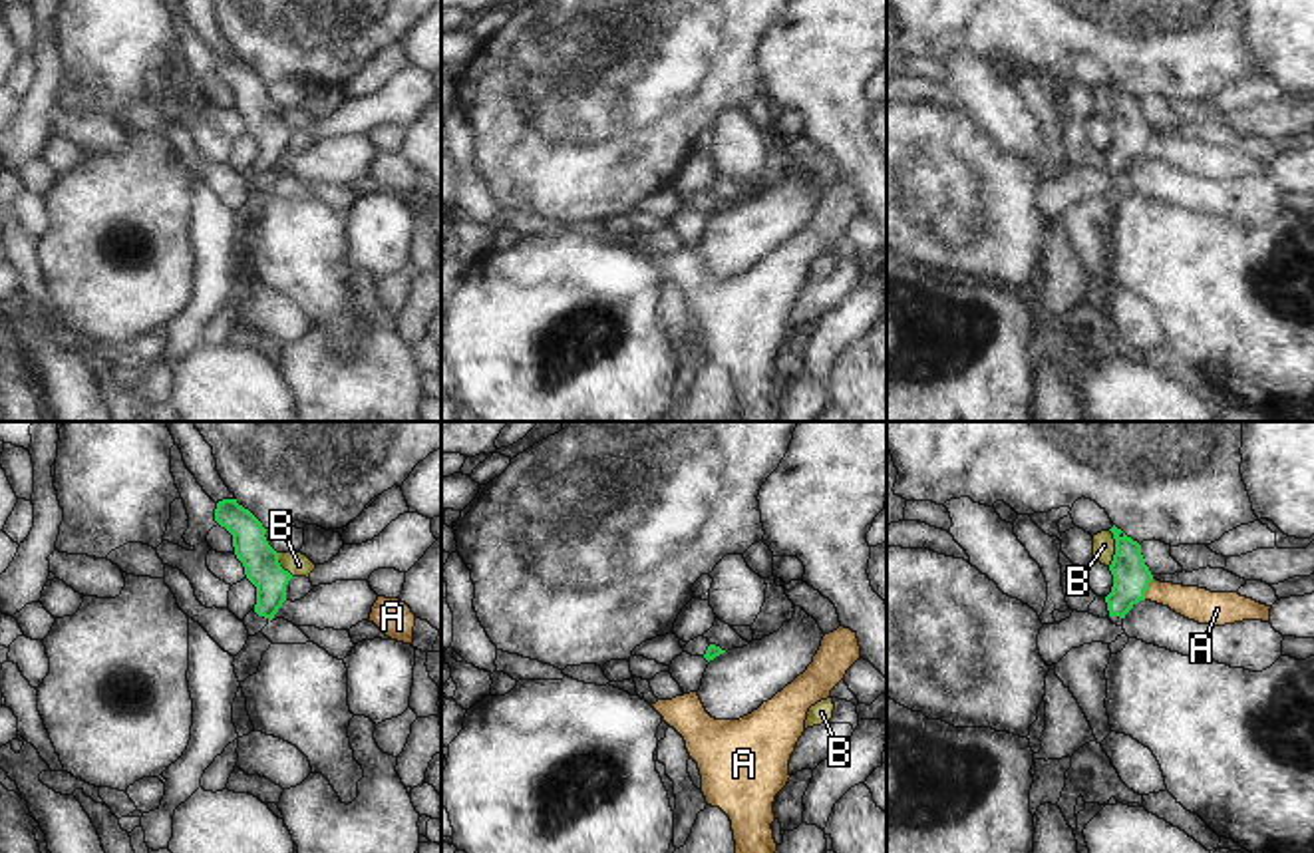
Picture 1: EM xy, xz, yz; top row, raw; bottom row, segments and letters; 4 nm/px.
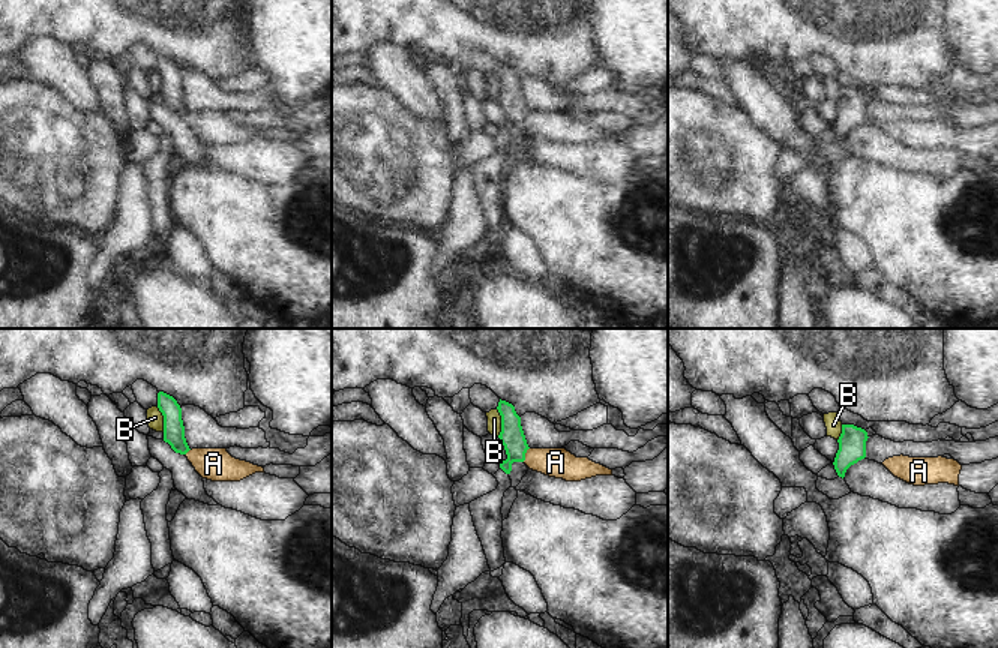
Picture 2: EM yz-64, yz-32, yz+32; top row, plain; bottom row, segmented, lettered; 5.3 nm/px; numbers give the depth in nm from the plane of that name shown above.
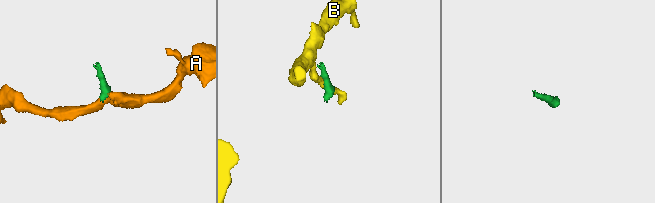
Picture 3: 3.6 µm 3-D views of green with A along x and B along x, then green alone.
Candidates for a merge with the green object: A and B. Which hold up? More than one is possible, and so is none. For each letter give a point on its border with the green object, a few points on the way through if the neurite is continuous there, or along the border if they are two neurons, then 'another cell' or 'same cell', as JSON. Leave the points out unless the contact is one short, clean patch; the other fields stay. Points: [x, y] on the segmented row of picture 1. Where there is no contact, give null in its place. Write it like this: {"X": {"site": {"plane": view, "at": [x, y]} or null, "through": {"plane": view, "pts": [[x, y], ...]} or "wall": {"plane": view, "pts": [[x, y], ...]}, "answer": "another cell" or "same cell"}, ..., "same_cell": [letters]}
{"A": {"site": {"plane": "yz", "at": [1146, 589]}, "wall": {"plane": "yz", "pts": [[1153, 579], [1144, 599]]}, "answer": "another cell"}, "B": {"site": {"plane": "yz", "at": [1116, 547]}, "wall": {"plane": "yz", "pts": [[1110, 529], [1114, 559], [1108, 565]]}, "answer": "another cell"}, "same_cell": []}

